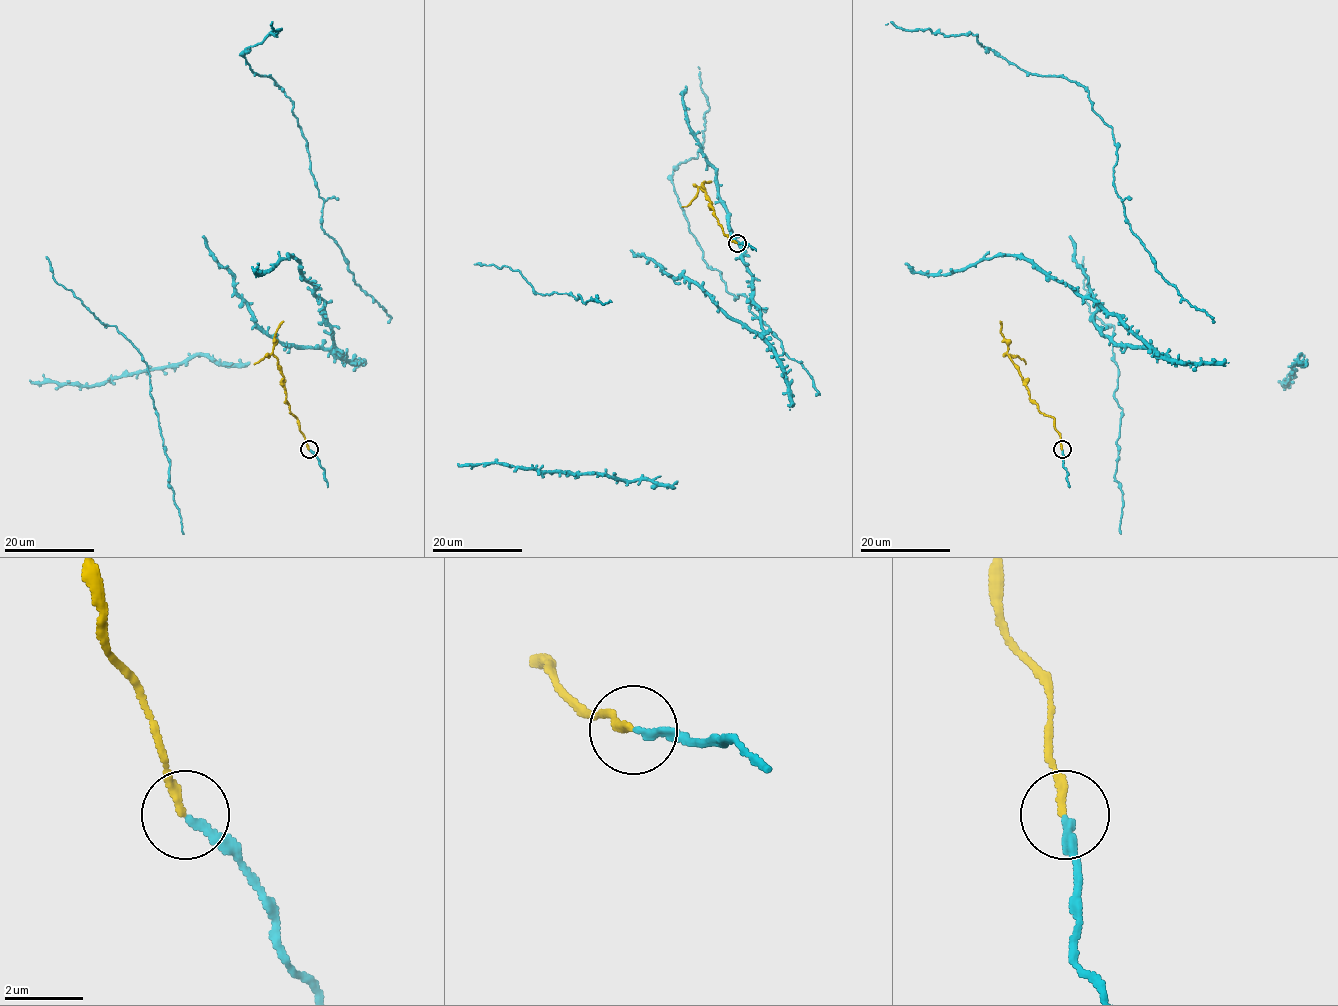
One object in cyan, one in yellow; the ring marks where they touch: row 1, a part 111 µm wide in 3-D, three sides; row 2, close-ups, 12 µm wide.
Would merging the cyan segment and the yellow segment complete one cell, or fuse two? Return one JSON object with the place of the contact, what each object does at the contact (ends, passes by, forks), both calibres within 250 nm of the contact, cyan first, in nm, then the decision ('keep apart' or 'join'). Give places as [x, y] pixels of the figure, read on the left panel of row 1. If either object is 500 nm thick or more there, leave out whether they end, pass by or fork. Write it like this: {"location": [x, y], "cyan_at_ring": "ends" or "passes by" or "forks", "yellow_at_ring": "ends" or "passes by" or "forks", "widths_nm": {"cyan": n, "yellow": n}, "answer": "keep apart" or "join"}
{"location": [309, 449], "cyan_at_ring": "ends", "yellow_at_ring": "ends", "widths_nm": {"cyan": 190, "yellow": 190}, "answer": "keep apart"}

